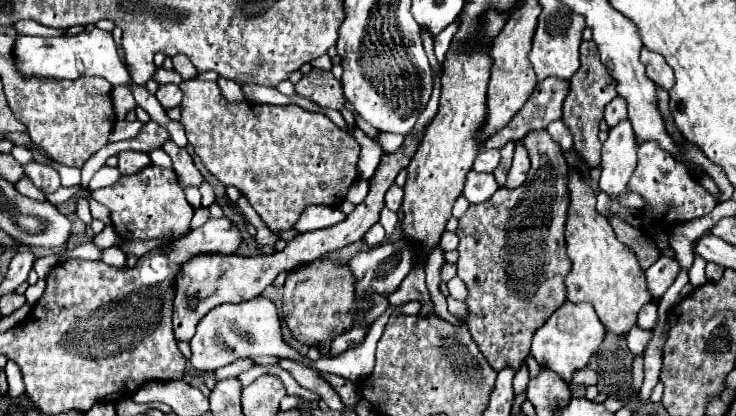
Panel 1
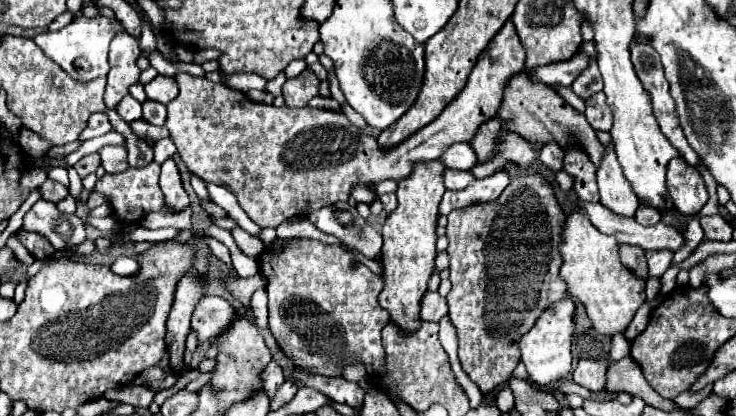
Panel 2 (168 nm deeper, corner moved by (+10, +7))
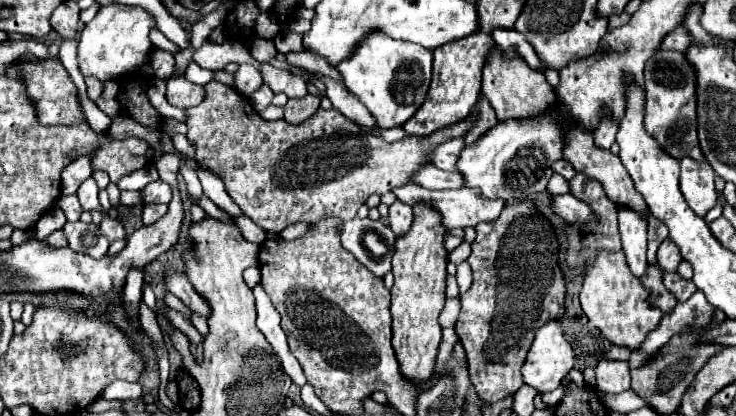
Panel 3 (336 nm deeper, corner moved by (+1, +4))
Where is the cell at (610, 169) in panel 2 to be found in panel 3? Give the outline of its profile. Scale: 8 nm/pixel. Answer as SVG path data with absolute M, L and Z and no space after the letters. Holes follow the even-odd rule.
M619 206L619 232L623 242L623 252L627 256L627 264L635 276L641 276L647 268L647 216L633 208Z

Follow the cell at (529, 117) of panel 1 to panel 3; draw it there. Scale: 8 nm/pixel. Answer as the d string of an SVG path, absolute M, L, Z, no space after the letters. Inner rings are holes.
M677 26L675 30L671 30L659 44L659 50L677 50L677 52L685 52L687 46L691 44L691 38L687 34L687 30L683 30L683 26Z

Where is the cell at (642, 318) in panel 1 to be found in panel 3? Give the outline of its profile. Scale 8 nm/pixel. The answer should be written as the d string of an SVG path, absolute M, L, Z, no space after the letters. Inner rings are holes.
M599 360L595 366L595 386L605 394L619 394L629 390L629 364L621 360Z

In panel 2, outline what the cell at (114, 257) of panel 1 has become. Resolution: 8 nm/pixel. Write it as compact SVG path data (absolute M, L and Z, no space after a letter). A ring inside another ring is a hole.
M118 257L112 265L112 271L118 275L124 275L124 277L130 277L130 275L138 273L138 263L130 257Z

